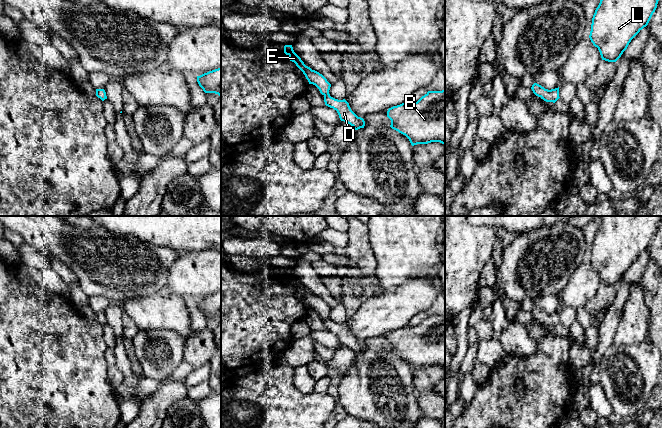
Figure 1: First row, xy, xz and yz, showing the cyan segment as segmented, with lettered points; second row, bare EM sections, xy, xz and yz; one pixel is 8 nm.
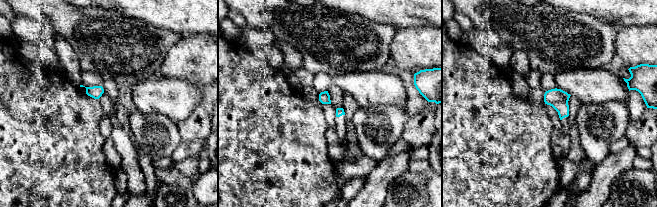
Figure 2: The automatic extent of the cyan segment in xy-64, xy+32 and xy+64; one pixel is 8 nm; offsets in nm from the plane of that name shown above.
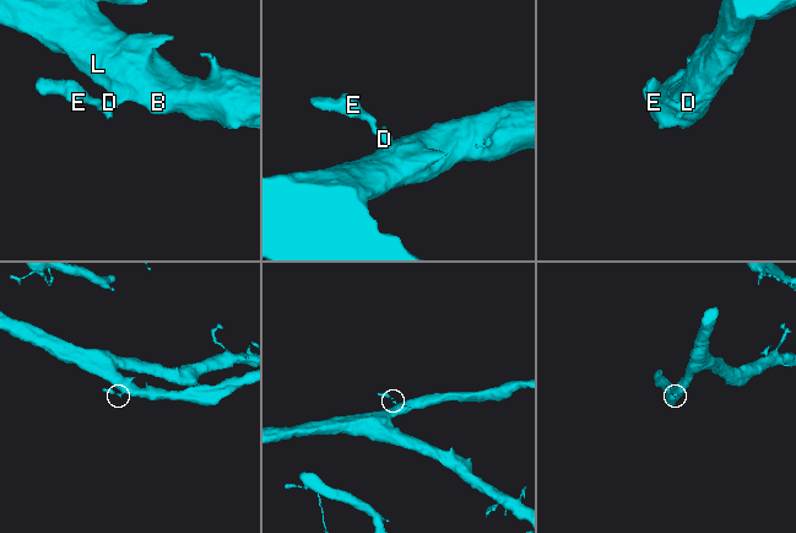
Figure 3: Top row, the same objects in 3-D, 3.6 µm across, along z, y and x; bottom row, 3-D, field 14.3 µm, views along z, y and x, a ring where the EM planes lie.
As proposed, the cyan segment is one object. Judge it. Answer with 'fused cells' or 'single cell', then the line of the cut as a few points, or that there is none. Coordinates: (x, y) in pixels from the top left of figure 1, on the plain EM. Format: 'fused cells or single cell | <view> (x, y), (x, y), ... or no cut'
single cell | no cut

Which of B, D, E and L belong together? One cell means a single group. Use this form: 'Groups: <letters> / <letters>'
Groups: B D E L

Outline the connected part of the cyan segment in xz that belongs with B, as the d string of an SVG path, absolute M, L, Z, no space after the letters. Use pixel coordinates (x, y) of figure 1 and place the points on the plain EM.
M445 313L428 315L417 326L388 333L390 351L405 359L412 370L440 366L445 369Z

